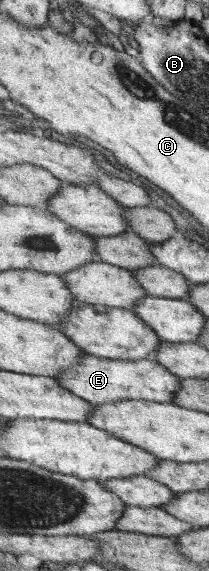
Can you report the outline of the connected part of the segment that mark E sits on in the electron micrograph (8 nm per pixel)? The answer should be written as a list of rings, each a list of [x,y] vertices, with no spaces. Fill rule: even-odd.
[[[86,354],[80,365],[70,367],[55,378],[64,388],[92,405],[104,405],[122,400],[146,400],[174,403],[174,397],[182,388],[182,379],[170,373],[162,364],[152,359],[121,360]]]

